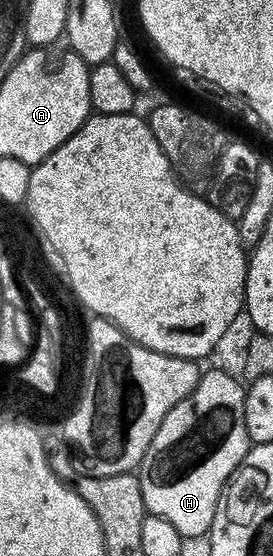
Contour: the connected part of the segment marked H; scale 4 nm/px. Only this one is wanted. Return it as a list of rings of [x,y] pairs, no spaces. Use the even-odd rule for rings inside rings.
[[[220,368],[213,372],[205,371],[193,392],[182,398],[182,402],[178,402],[178,406],[174,406],[174,410],[170,410],[166,418],[162,418],[158,434],[154,434],[146,454],[140,459],[138,475],[145,509],[151,515],[166,518],[166,522],[171,522],[180,536],[207,536],[212,531],[218,498],[230,474],[234,474],[234,470],[248,453],[250,441],[244,417],[245,391],[245,385],[240,385],[230,373],[223,372]]]

